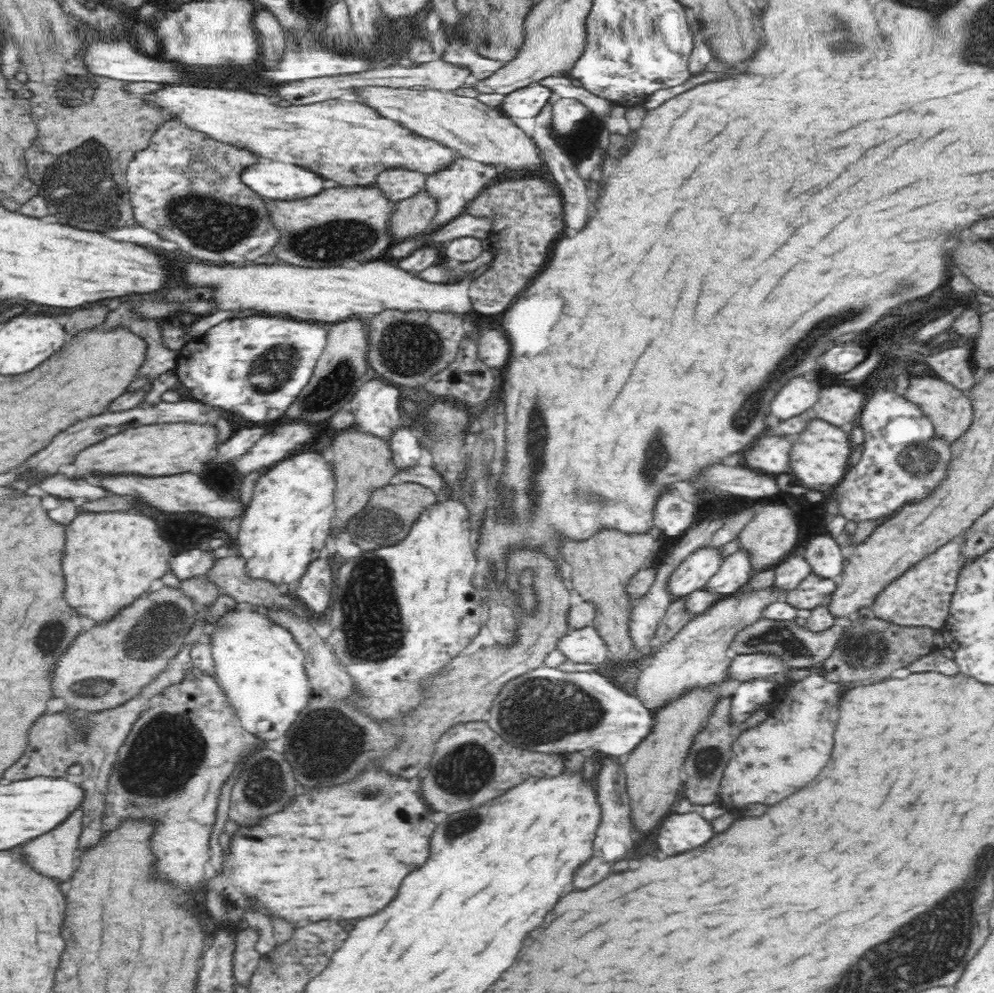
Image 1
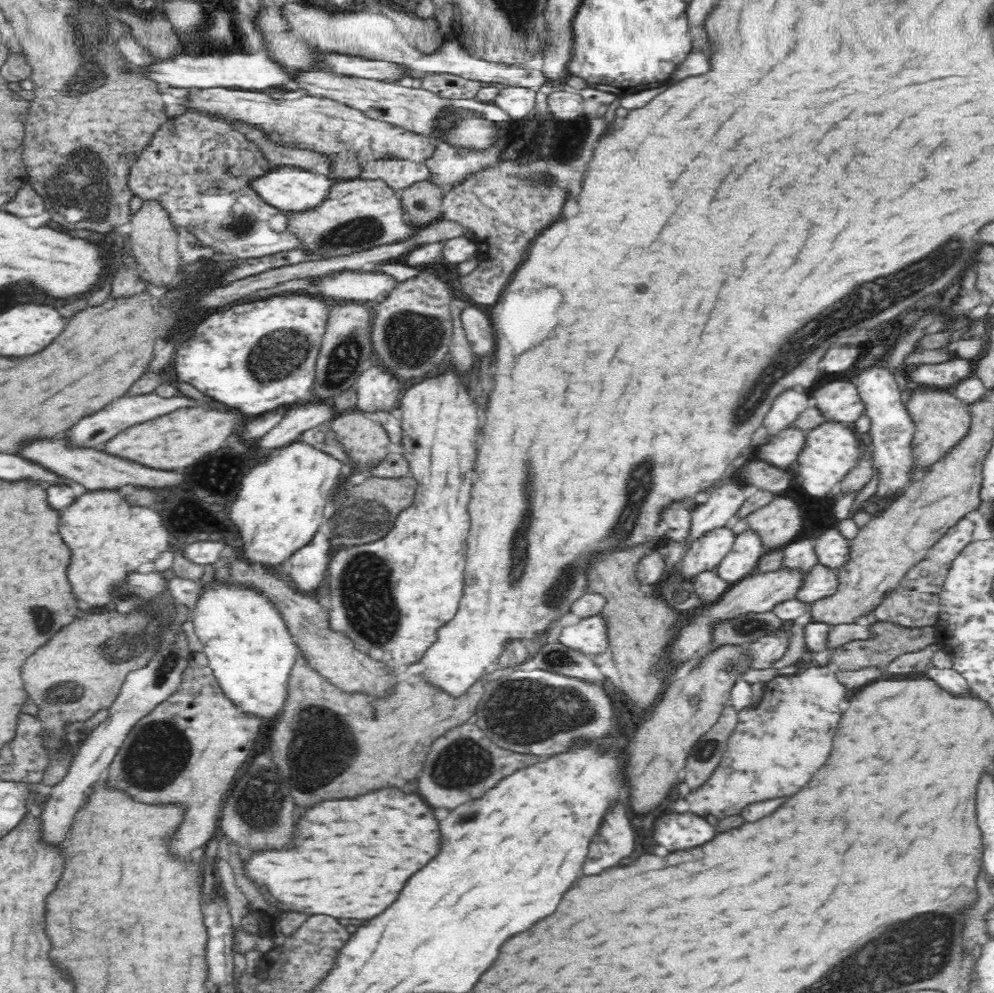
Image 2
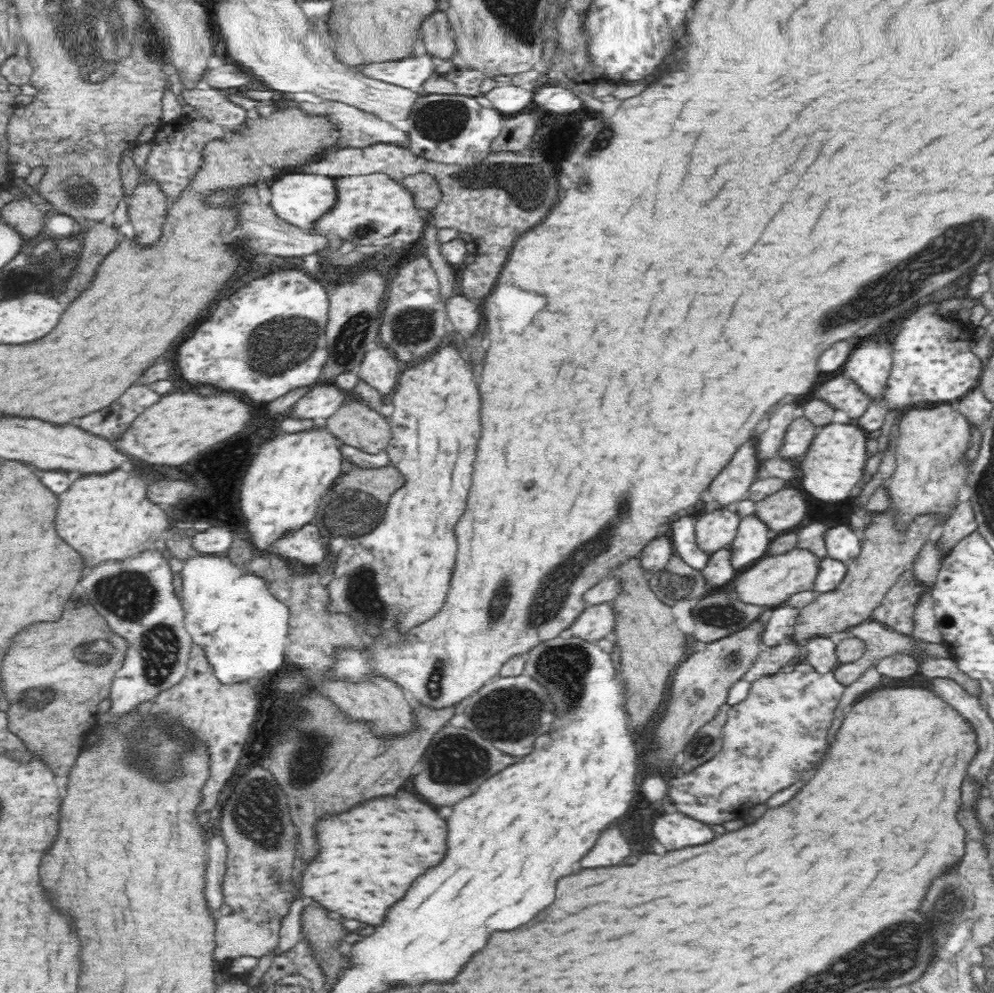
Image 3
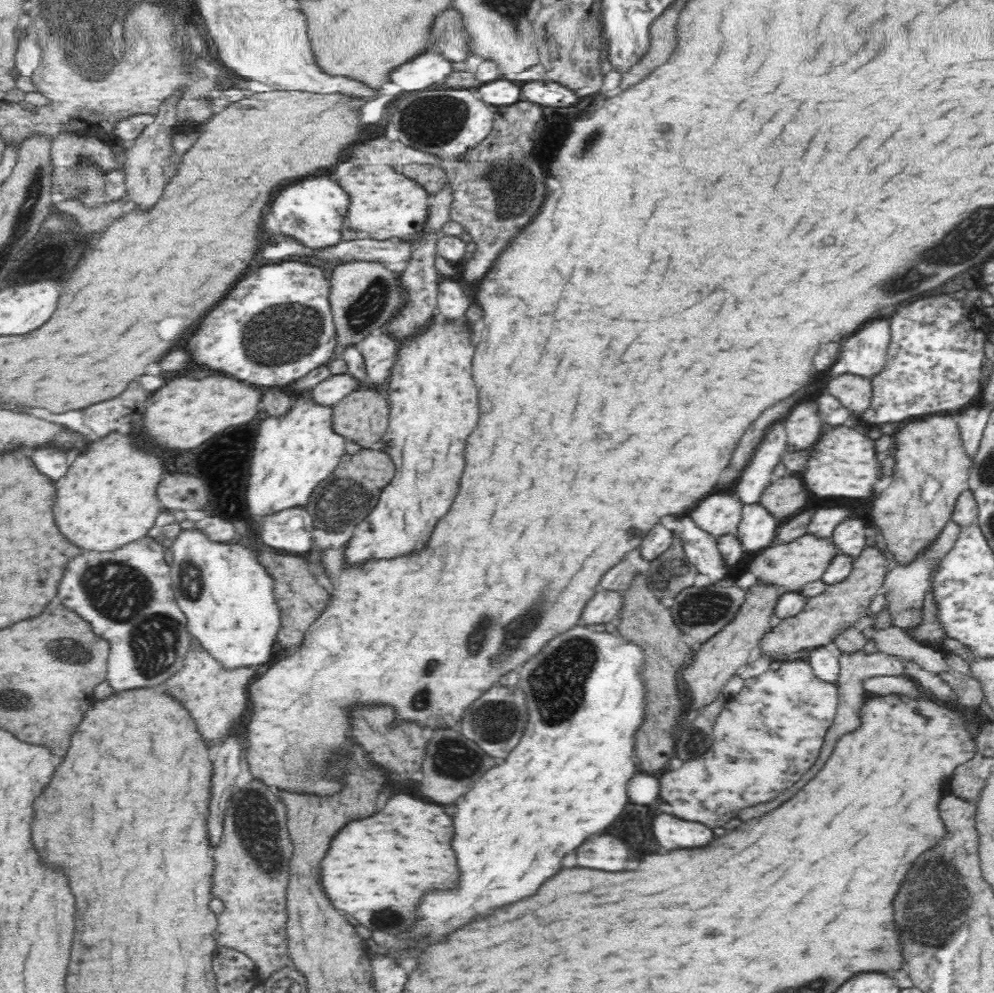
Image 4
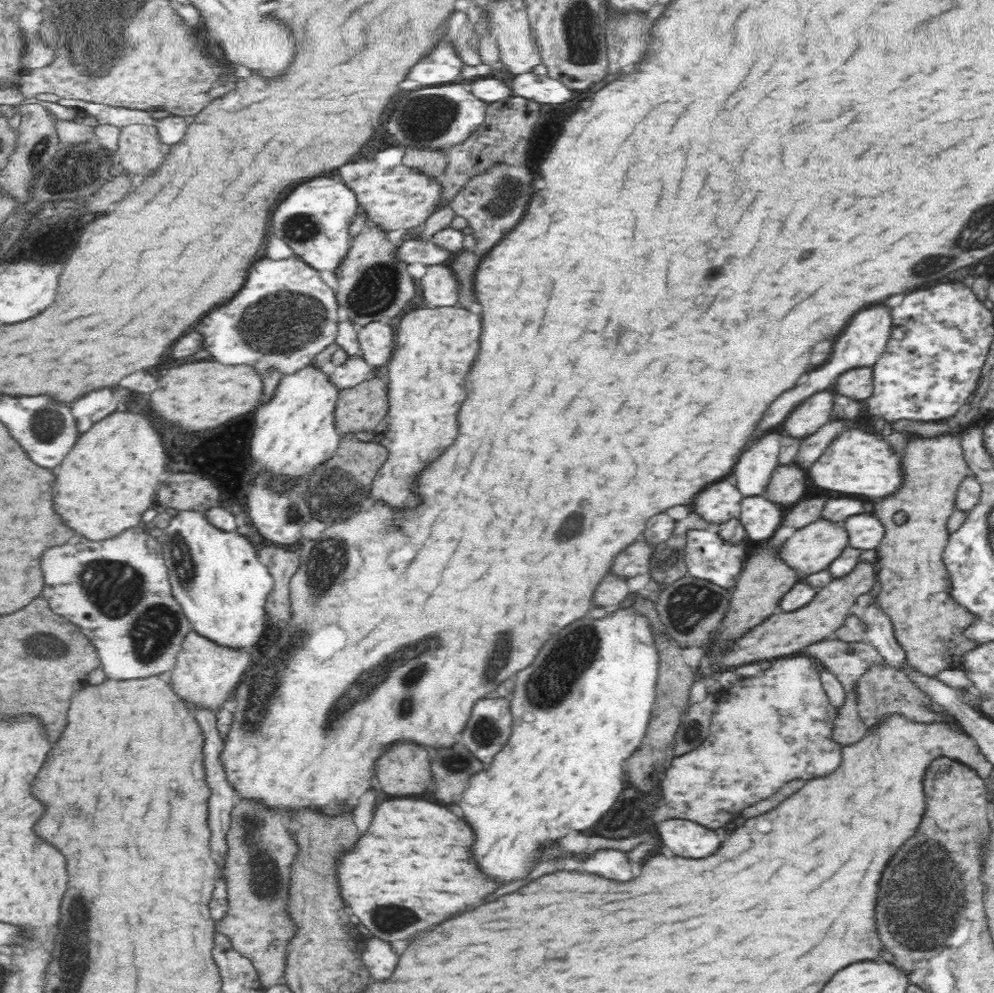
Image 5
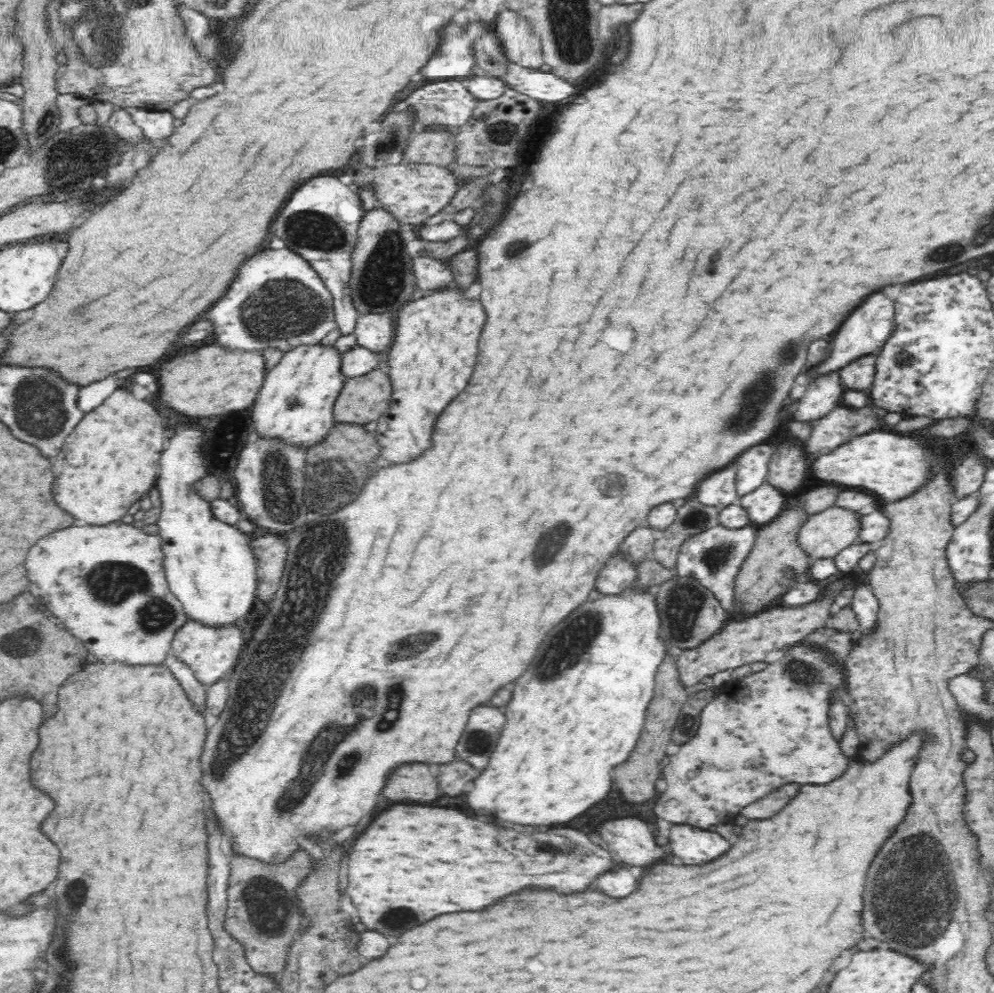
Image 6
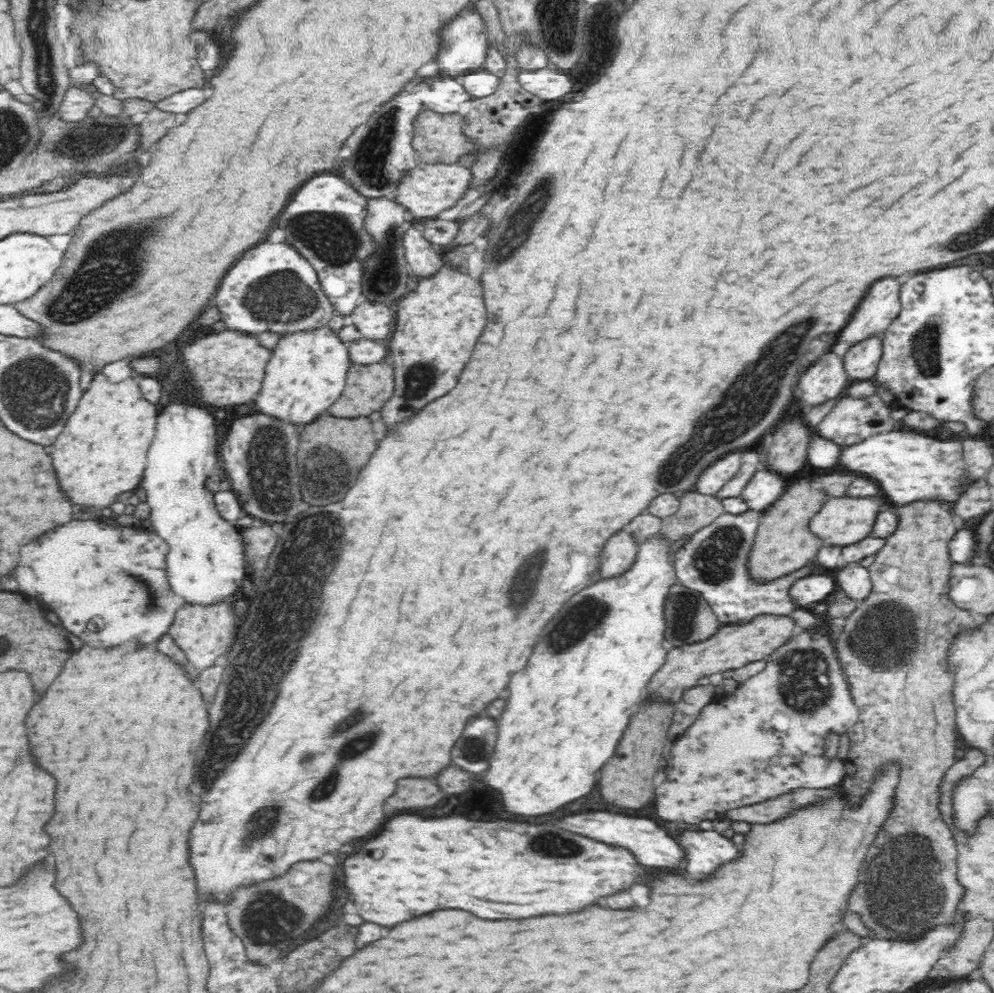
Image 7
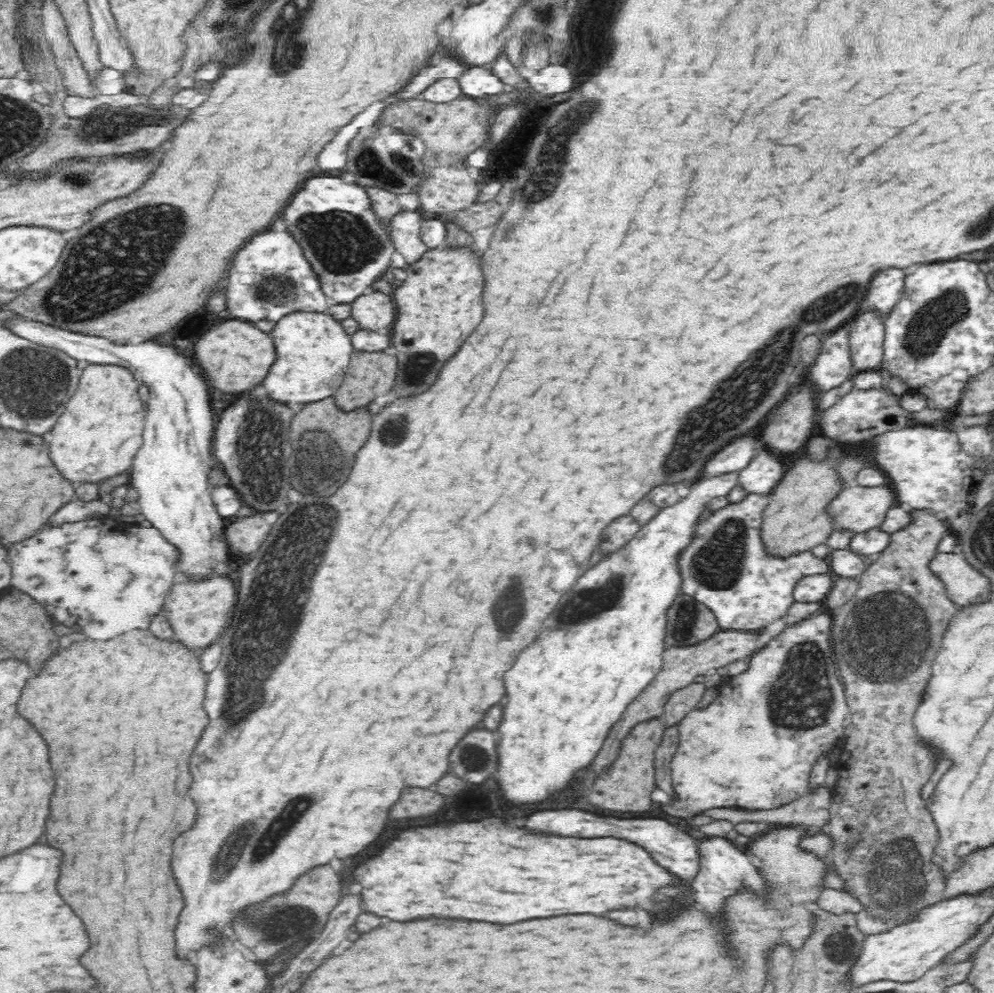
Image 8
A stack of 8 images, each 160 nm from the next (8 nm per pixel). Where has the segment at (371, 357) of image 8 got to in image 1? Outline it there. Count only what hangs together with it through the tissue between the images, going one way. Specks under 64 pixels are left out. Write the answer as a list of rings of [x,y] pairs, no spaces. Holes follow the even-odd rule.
[[[358,424],[338,431],[331,443],[328,457],[334,465],[334,475],[336,475],[332,530],[342,528],[343,531],[349,518],[364,508],[371,490],[394,482],[393,472],[396,467],[389,442],[360,429]]]

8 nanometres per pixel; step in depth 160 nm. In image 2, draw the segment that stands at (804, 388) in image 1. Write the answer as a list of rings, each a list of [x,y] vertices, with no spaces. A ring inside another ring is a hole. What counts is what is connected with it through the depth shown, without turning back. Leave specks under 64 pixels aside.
[[[790,390],[790,392],[780,394],[774,400],[770,412],[764,418],[764,426],[766,426],[770,437],[780,434],[782,430],[788,427],[792,427],[799,414],[812,406],[813,402],[814,400],[808,398],[808,394],[798,392],[798,390]]]

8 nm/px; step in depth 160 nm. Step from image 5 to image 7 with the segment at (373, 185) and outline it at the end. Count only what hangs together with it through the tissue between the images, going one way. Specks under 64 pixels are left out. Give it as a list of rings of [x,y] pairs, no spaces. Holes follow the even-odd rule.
[[[420,163],[410,175],[404,178],[398,188],[396,202],[404,206],[414,218],[435,218],[443,210],[456,207],[460,198],[463,198],[472,184],[470,169],[462,167],[457,163]]]

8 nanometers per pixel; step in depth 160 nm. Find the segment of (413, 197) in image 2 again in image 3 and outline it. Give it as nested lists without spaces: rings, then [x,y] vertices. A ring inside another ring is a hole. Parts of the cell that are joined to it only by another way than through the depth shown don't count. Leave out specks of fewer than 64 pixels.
[[[418,172],[402,178],[400,182],[415,195],[417,208],[429,214],[441,202],[441,187],[432,174]]]

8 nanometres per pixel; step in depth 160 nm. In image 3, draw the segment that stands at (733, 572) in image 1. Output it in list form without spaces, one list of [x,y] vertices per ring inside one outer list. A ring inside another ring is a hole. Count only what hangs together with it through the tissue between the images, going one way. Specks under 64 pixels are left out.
[[[755,512],[742,517],[730,544],[732,565],[739,570],[764,557],[776,535]]]

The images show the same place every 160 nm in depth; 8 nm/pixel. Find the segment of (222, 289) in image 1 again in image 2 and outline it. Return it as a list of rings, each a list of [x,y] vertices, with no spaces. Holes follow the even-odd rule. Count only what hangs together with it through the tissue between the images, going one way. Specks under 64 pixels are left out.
[[[364,270],[364,271],[348,271],[346,274],[344,272],[340,272],[340,274],[334,275],[324,275],[323,277],[318,278],[326,278],[326,280],[322,280],[320,284],[316,284],[314,288],[310,288],[310,292],[312,294],[324,294],[324,296],[332,296],[332,298],[342,298],[342,300],[348,301],[372,301],[374,303],[380,302],[381,298],[389,293],[389,290],[393,289],[393,286],[396,284],[396,279],[384,272],[379,271],[371,271],[371,270]]]

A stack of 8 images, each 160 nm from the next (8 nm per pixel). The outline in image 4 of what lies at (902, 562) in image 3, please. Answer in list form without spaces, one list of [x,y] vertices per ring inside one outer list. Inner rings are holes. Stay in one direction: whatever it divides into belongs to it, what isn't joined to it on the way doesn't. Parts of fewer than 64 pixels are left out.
[[[866,547],[860,556],[855,557],[851,573],[841,583],[829,584],[824,592],[808,597],[808,602],[798,614],[777,620],[758,641],[755,654],[770,658],[789,656],[805,648],[814,649],[834,642],[862,616],[870,615],[867,606],[874,596],[880,594],[890,562],[893,558],[887,558],[877,547]]]

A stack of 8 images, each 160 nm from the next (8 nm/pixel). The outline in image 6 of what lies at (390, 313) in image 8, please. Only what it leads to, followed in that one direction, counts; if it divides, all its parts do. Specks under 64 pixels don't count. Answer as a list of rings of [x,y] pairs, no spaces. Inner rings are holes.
[[[359,314],[354,334],[357,343],[376,352],[382,352],[393,343],[395,316],[391,314]]]

